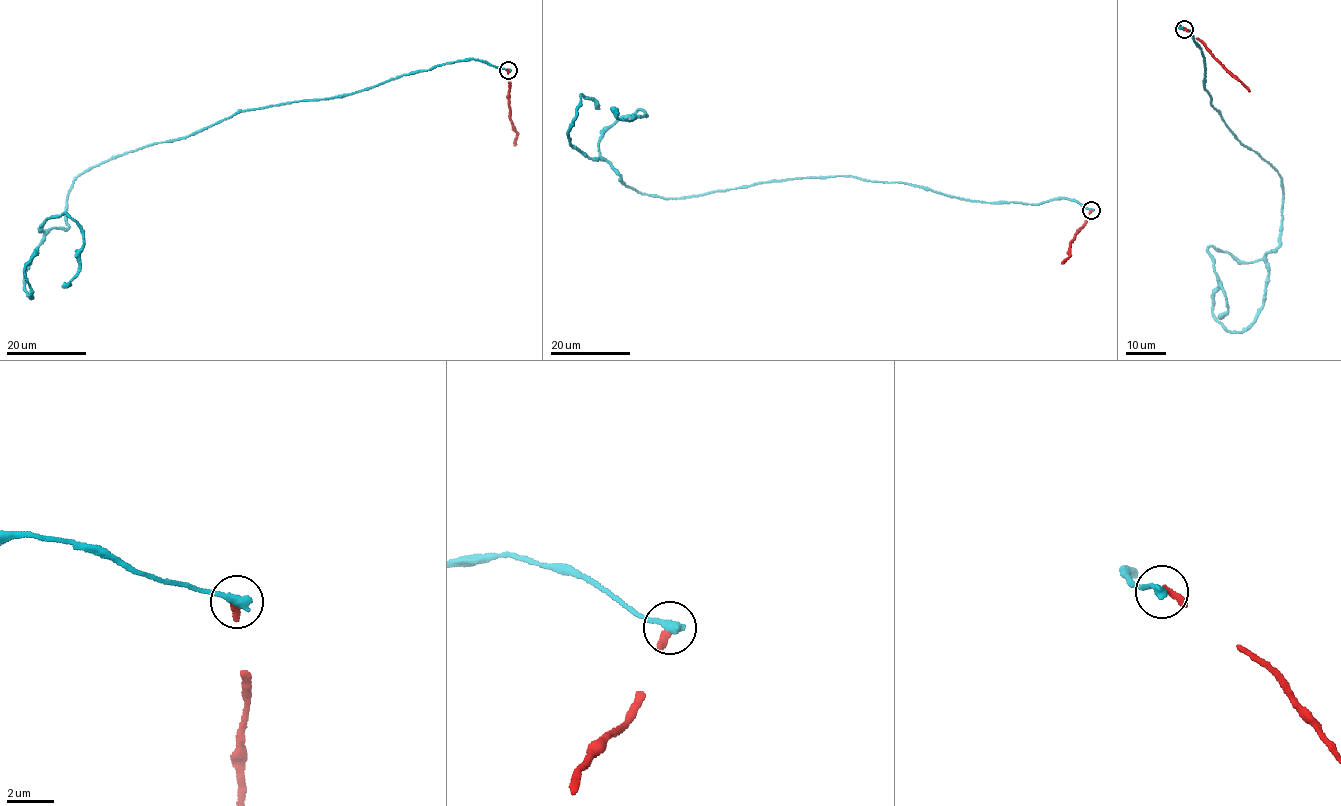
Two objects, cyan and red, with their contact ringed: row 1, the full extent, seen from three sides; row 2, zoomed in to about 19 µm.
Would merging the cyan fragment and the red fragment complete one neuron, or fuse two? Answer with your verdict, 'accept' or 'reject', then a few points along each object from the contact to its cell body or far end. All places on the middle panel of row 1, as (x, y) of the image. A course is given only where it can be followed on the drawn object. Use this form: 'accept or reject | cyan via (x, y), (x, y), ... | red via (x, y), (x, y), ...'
reject | cyan via (1091, 210), (853, 176), (655, 197), (600, 156), (601, 133), (646, 115), (619, 119), (611, 107) | red via (1091, 210), (1071, 243), (1068, 257), (1061, 263)

